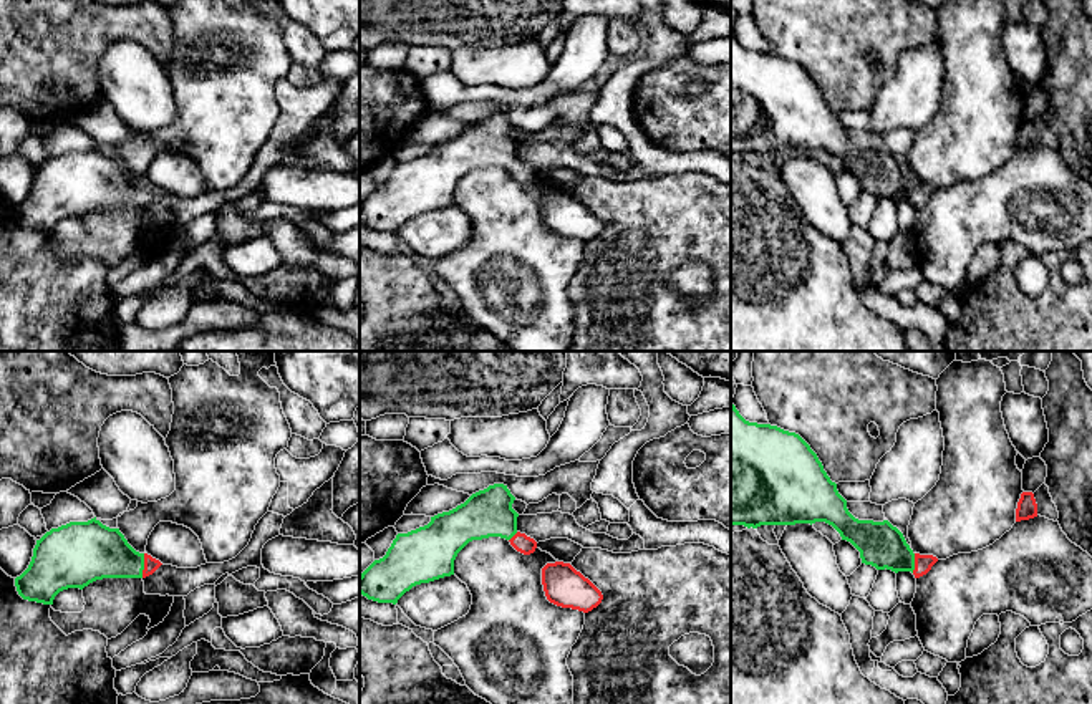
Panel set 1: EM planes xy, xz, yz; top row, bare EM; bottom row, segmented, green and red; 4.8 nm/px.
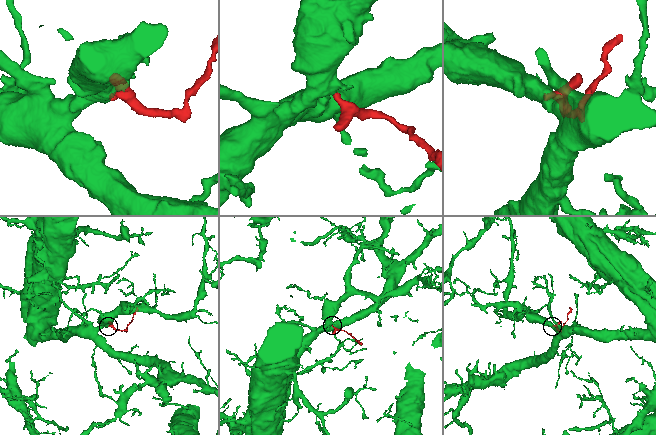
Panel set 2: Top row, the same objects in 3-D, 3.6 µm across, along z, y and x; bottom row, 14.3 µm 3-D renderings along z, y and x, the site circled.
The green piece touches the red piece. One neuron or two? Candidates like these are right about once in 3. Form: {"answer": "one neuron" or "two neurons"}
{"answer": "one neuron"}

